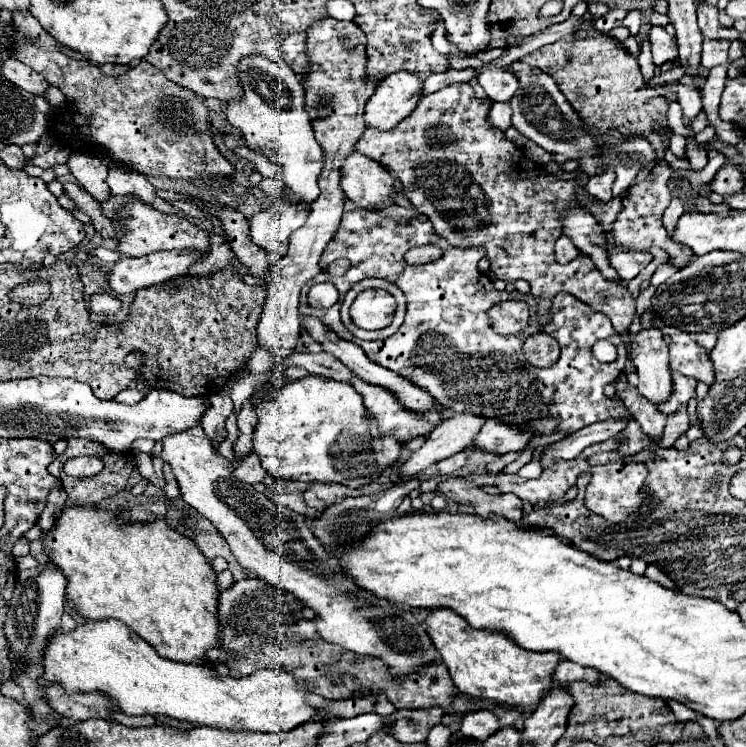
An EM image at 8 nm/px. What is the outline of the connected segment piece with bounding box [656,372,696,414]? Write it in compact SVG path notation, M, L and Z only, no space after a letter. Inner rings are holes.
M672 374L672 380L674 380L674 392L670 396L670 400L666 404L658 404L656 408L664 414L672 414L676 412L682 404L688 404L688 400L694 396L696 392L696 380L690 380L682 374Z

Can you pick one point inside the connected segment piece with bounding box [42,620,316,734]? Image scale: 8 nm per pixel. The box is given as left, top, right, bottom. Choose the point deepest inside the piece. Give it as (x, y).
(107, 657)

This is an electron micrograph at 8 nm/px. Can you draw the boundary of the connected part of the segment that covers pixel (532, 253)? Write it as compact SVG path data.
M450 84L450 86L446 86L446 88L442 88L442 90L434 92L434 94L424 96L424 98L420 100L418 108L416 108L410 116L406 116L406 120L402 120L398 126L394 126L392 130L388 130L388 132L378 132L376 128L366 128L366 132L362 134L362 138L360 138L358 144L356 144L356 150L358 150L360 154L376 160L376 162L382 164L384 168L388 168L392 174L396 174L396 176L402 174L404 190L408 190L408 192L412 194L410 198L412 198L414 202L416 202L416 192L414 192L414 190L418 190L418 204L416 204L416 206L418 206L418 212L430 218L430 222L434 224L436 234L442 236L444 240L448 240L448 244L458 246L458 248L484 246L486 252L488 252L488 258L490 258L490 270L496 274L496 278L500 278L500 280L504 280L504 282L526 280L526 282L530 284L530 288L532 288L532 294L534 294L536 298L542 298L544 306L548 306L548 314L538 314L538 320L540 320L542 326L544 326L544 324L548 322L548 318L550 318L552 298L554 298L558 292L568 292L568 294L572 294L572 296L578 296L582 302L586 302L586 304L588 304L590 308L594 308L596 312L604 312L604 314L610 318L610 322L612 322L612 326L616 328L618 334L624 332L624 330L628 330L628 326L632 324L632 318L636 316L636 308L634 308L634 298L628 294L628 290L626 290L624 284L620 286L620 284L616 284L616 282L604 280L604 276L596 270L596 266L592 264L592 260L586 255L581 254L576 260L572 260L572 262L566 264L566 266L556 264L556 260L554 260L554 240L558 240L558 236L562 234L562 220L558 220L558 216L562 216L562 208L566 208L568 202L570 202L570 204L582 204L582 208L586 208L586 204L584 204L580 198L576 198L576 186L578 186L578 182L576 182L576 180L562 180L560 176L544 170L542 166L538 166L538 164L534 164L534 162L530 162L530 160L524 156L522 148L518 148L518 146L514 148L514 144L512 144L510 140L506 140L504 132L498 130L498 128L494 128L494 126L488 122L490 106L492 106L492 100L490 100L490 98L476 98L470 84Z

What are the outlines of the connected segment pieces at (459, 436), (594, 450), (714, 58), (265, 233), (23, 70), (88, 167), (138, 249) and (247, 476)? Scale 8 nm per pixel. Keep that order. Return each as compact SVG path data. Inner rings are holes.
M466 412L466 414L454 414L446 418L434 432L430 432L430 438L426 444L412 452L410 460L400 466L398 474L414 476L416 472L428 468L430 464L436 464L448 456L454 456L474 444L474 436L478 434L478 428L486 422L484 416Z
M616 436L616 438L610 438L610 440L606 440L606 442L600 442L600 444L594 444L594 446L586 448L586 450L584 450L578 458L574 458L574 460L558 460L558 464L550 464L550 468L546 468L546 470L542 472L542 476L536 478L536 480L526 480L526 478L520 478L518 474L504 474L504 472L500 472L500 474L496 476L496 488L498 488L502 494L504 494L504 492L512 492L512 494L516 494L520 500L530 502L532 506L536 506L536 504L542 502L542 500L556 502L556 500L560 500L560 498L568 492L568 488L572 488L572 486L576 484L576 478L590 468L588 458L590 458L592 454L598 454L598 452L604 452L604 450L618 450L620 440L622 440L622 436Z
M704 38L702 47L701 64L705 68L714 68L728 60L730 40Z
M279 198L269 209L258 212L250 218L250 236L252 242L264 248L266 252L286 254L290 234L298 230L308 216L308 204L302 200L290 202Z
M8 58L4 64L2 64L2 74L14 82L16 86L32 92L34 96L44 96L46 98L46 90L50 88L50 84L44 80L42 74L34 72L30 66L22 64L20 60L16 58Z
M72 154L68 160L68 166L70 166L70 174L98 202L104 202L110 198L110 188L106 184L108 168L102 164L100 158L92 156L92 154Z
M134 200L134 202L130 202L130 204L126 204L126 206L122 206L120 210L118 210L118 216L116 216L116 220L120 220L122 222L122 226L126 228L126 234L120 238L120 244L118 244L118 252L122 252L122 254L128 254L128 256L146 256L146 254L150 254L150 252L160 252L160 250L184 250L184 248L190 248L190 250L210 250L210 242L208 242L208 232L204 232L202 228L198 228L198 226L194 226L194 224L190 224L186 218L180 218L180 216L168 216L168 214L162 214L162 212L156 212L152 206L148 206L148 204L142 204L142 202L138 202L138 200ZM122 212L128 212L130 214L130 220L120 220L120 214Z
M250 452L250 454L240 462L240 466L236 466L234 474L236 474L238 480L248 482L248 484L262 482L262 478L266 476L266 472L264 472L262 466L260 466L260 460L258 460L258 454L256 454L256 452Z

